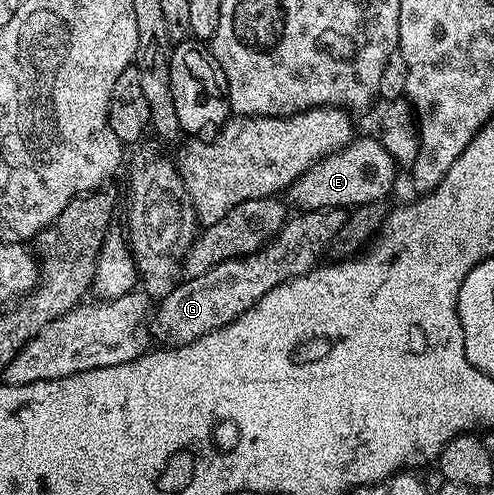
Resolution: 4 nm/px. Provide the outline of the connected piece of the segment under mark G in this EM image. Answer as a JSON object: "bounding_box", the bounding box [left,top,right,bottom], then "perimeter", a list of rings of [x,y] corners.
{"bounding_box":[150,208,349,346],"perimeter":[[[317,208],[315,210],[304,210],[299,214],[296,214],[296,217],[285,219],[284,225],[282,226],[282,230],[276,235],[275,238],[269,240],[264,247],[258,249],[256,252],[251,252],[250,254],[246,254],[245,256],[235,256],[234,258],[230,258],[229,260],[224,260],[218,266],[214,266],[209,270],[206,274],[202,274],[201,276],[193,276],[187,282],[188,284],[180,284],[177,286],[173,292],[168,292],[164,297],[160,300],[160,305],[155,305],[154,311],[150,316],[150,336],[152,336],[156,340],[162,340],[158,342],[163,342],[168,346],[179,346],[181,344],[189,344],[190,342],[194,342],[198,338],[202,338],[204,334],[207,332],[213,332],[214,330],[218,330],[222,326],[226,326],[230,322],[234,322],[239,316],[244,313],[246,310],[250,310],[250,306],[254,306],[263,296],[266,294],[270,294],[270,290],[274,290],[274,286],[278,286],[282,282],[286,282],[287,280],[293,280],[295,276],[301,276],[302,274],[306,274],[310,271],[310,269],[317,267],[321,263],[322,257],[320,255],[325,254],[326,249],[331,245],[333,238],[338,234],[338,230],[342,229],[344,223],[348,220],[349,213],[345,211],[343,208]]]}

